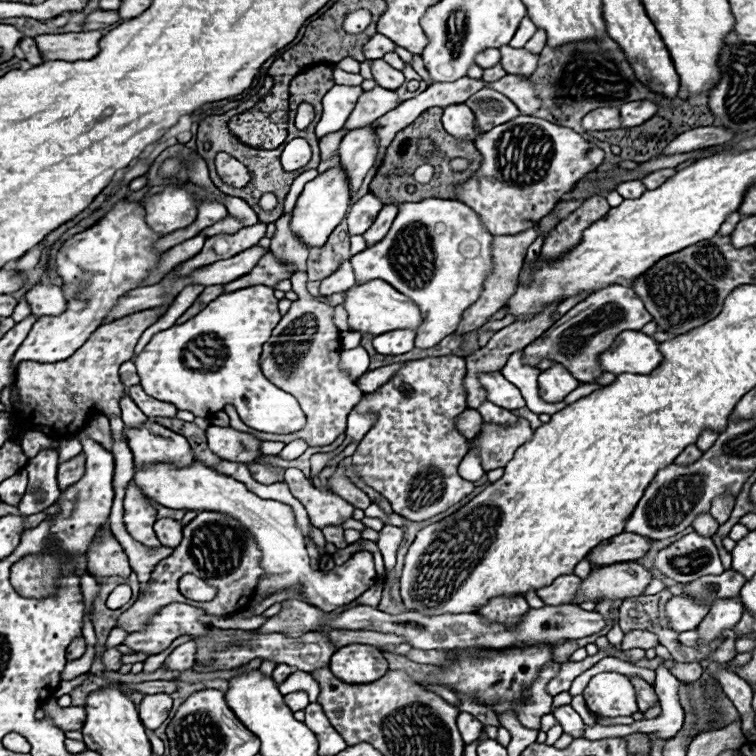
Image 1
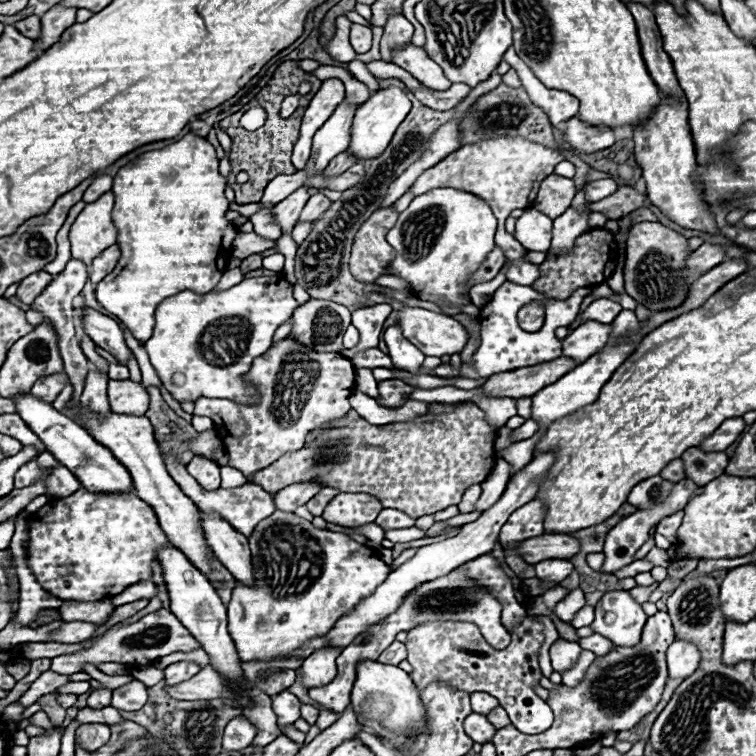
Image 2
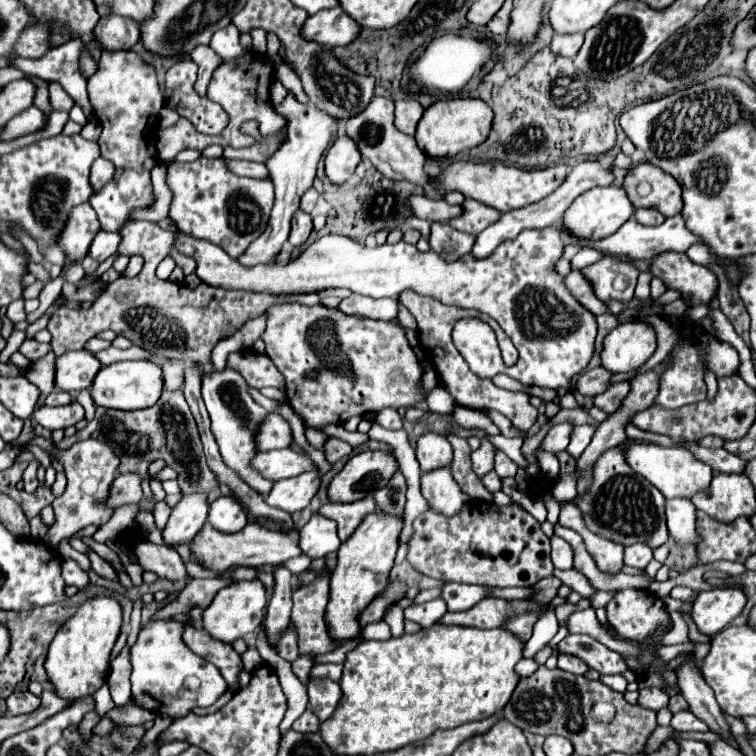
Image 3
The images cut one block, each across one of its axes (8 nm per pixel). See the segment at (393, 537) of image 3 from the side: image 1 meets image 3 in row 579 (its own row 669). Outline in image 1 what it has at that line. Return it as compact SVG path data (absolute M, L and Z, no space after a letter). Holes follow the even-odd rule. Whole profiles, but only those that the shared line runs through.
M350 644L334 652L330 670L336 678L350 684L368 684L388 672L388 660L382 650L368 644Z

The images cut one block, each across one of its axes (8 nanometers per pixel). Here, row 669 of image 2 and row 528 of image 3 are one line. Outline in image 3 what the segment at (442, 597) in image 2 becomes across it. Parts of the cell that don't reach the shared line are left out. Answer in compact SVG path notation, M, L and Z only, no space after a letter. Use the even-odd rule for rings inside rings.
M374 498L356 500L352 504L328 502L318 512L338 524L338 538L344 542L356 530L356 526L364 520L364 516L376 512L376 502L374 502Z

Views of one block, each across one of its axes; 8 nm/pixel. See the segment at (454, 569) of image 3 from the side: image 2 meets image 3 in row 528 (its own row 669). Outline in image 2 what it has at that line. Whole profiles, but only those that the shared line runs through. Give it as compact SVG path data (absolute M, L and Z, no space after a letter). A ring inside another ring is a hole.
M522 616L522 622L510 630L512 642L504 650L492 648L480 628L472 622L426 622L408 630L408 662L414 664L410 672L418 690L432 682L444 682L452 690L462 692L488 692L500 700L512 724L524 734L540 734L552 724L550 706L534 692L542 680L538 654L544 642L544 626L532 616Z

